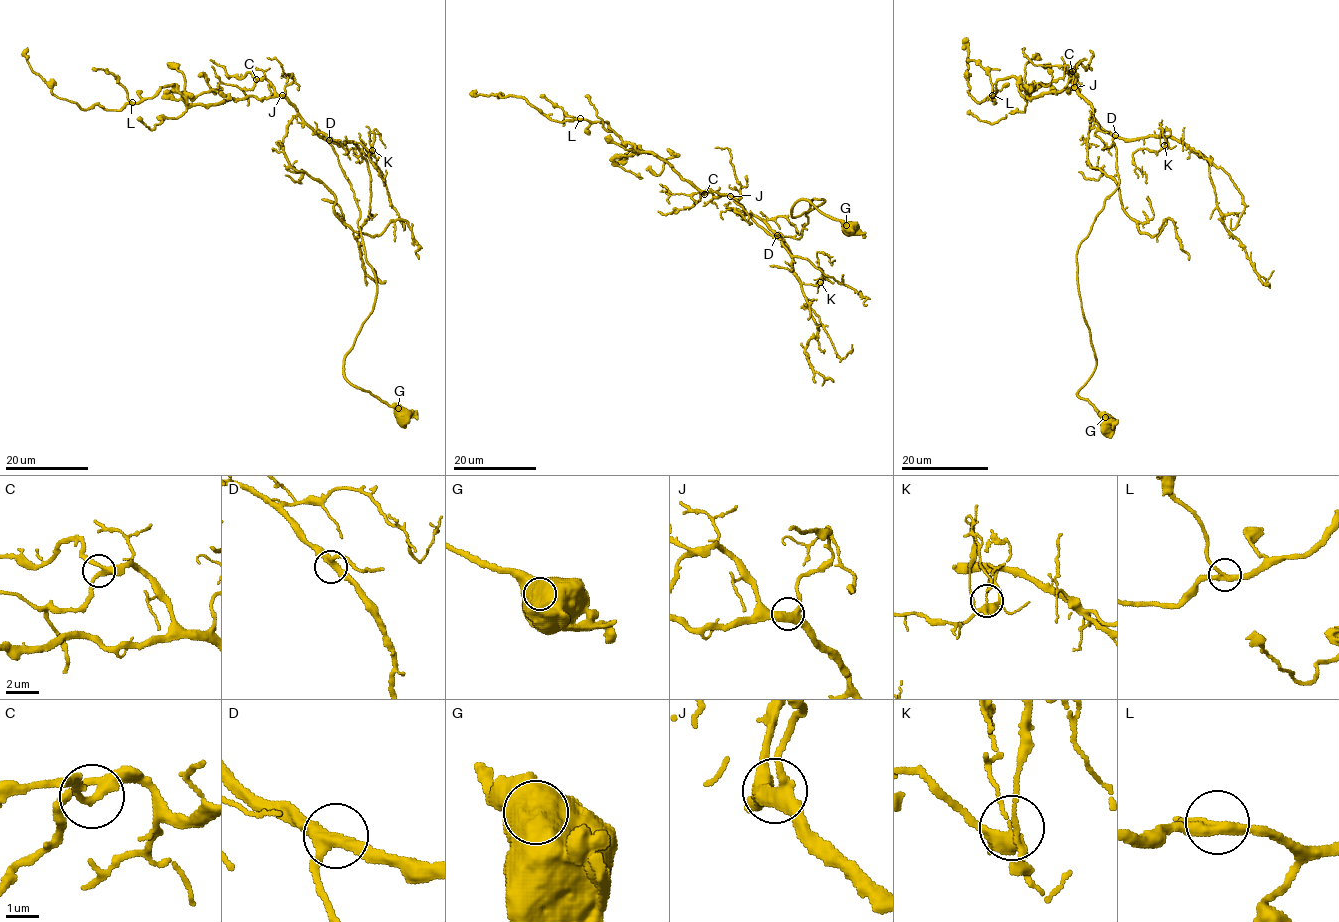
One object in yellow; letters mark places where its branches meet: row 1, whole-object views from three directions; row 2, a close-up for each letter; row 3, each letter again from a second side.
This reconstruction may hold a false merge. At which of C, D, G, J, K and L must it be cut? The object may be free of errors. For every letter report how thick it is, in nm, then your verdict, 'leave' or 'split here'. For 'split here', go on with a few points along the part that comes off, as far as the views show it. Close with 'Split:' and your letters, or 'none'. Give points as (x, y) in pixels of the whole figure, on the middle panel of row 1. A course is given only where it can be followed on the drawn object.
C: calibre 260 nm; leave
D: calibre 320 nm; leave
G: calibre 1050 nm; leave
J: calibre 360 nm; leave
K: calibre 280 nm; leave
L: calibre 280 nm; leave
Split: none

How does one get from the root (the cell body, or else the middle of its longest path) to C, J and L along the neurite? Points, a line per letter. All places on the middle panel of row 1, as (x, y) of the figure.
C: (849, 227), (799, 199), (792, 217), (824, 201), (811, 201), (798, 239), (784, 236), (730, 196), (704, 194)
J: (849, 227), (799, 199), (792, 217), (824, 201), (811, 201), (798, 239), (784, 236), (730, 196)
L: (849, 227), (799, 199), (792, 217), (824, 201), (811, 201), (798, 239), (784, 236), (607, 123), (580, 118)

